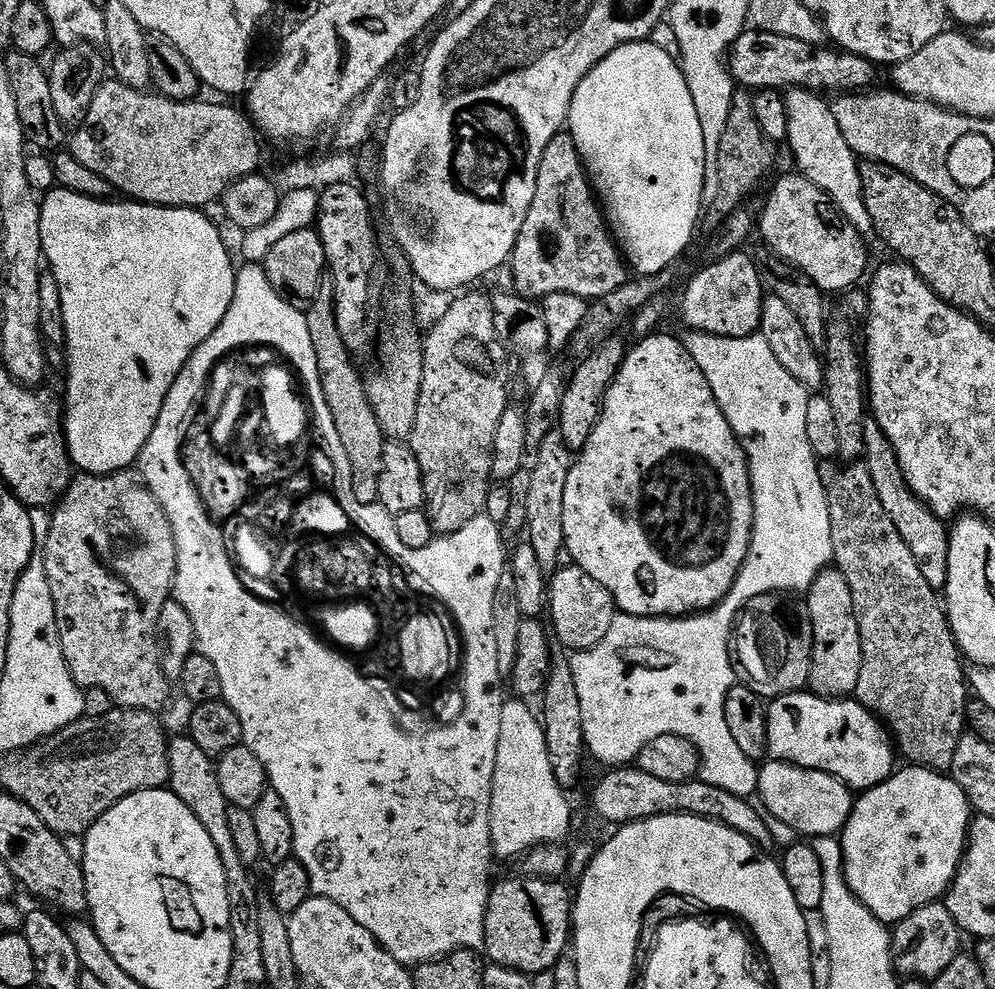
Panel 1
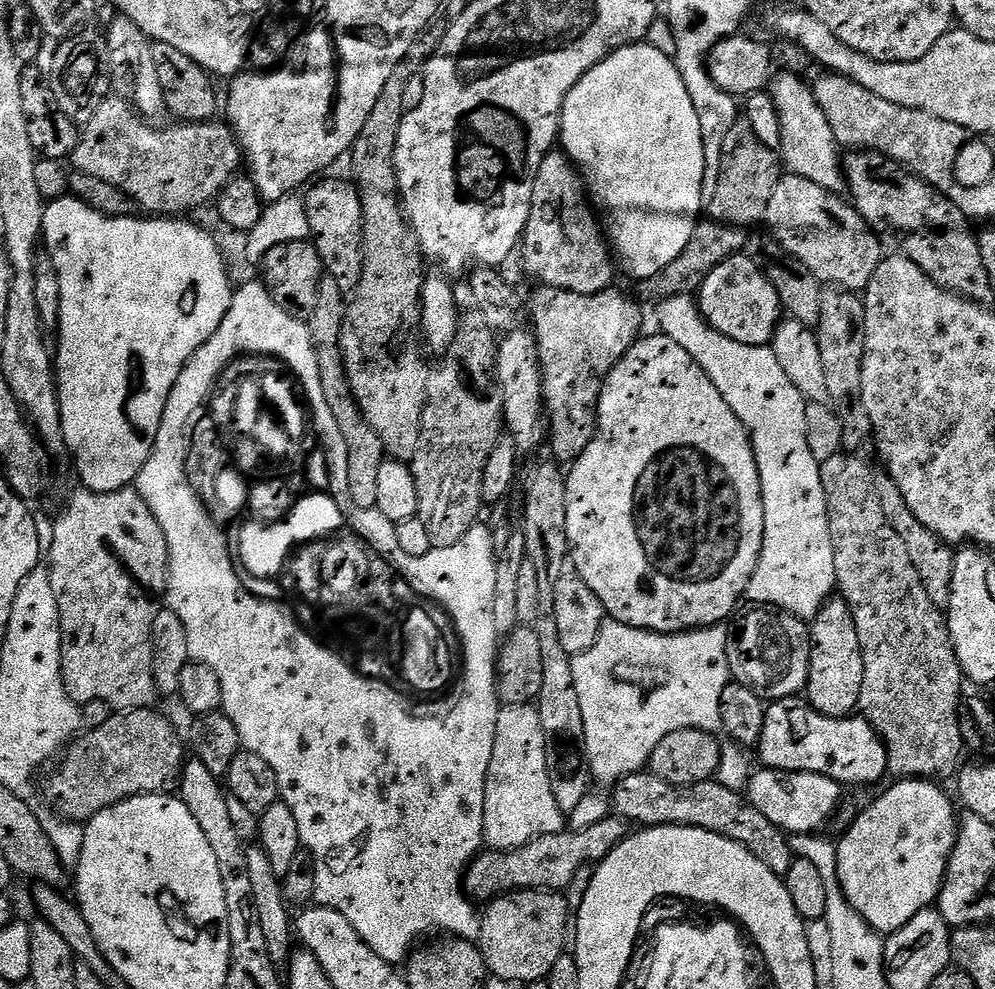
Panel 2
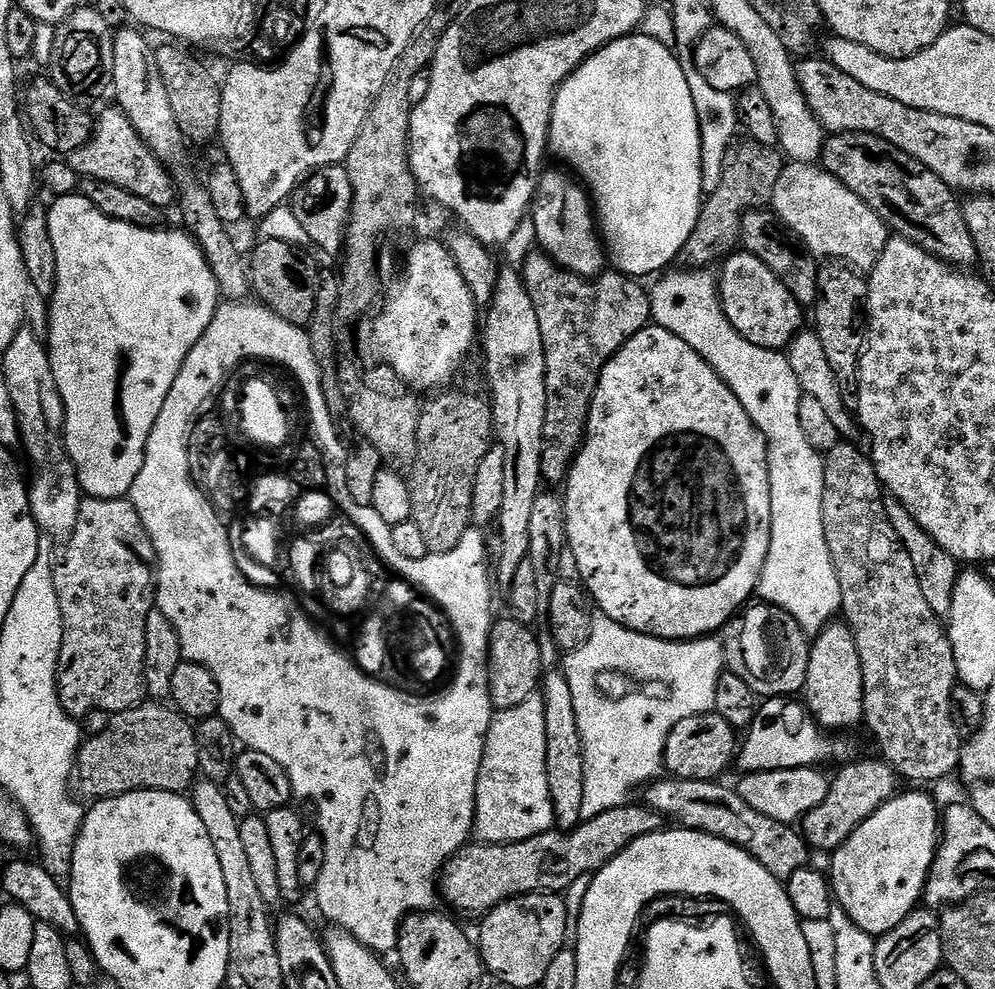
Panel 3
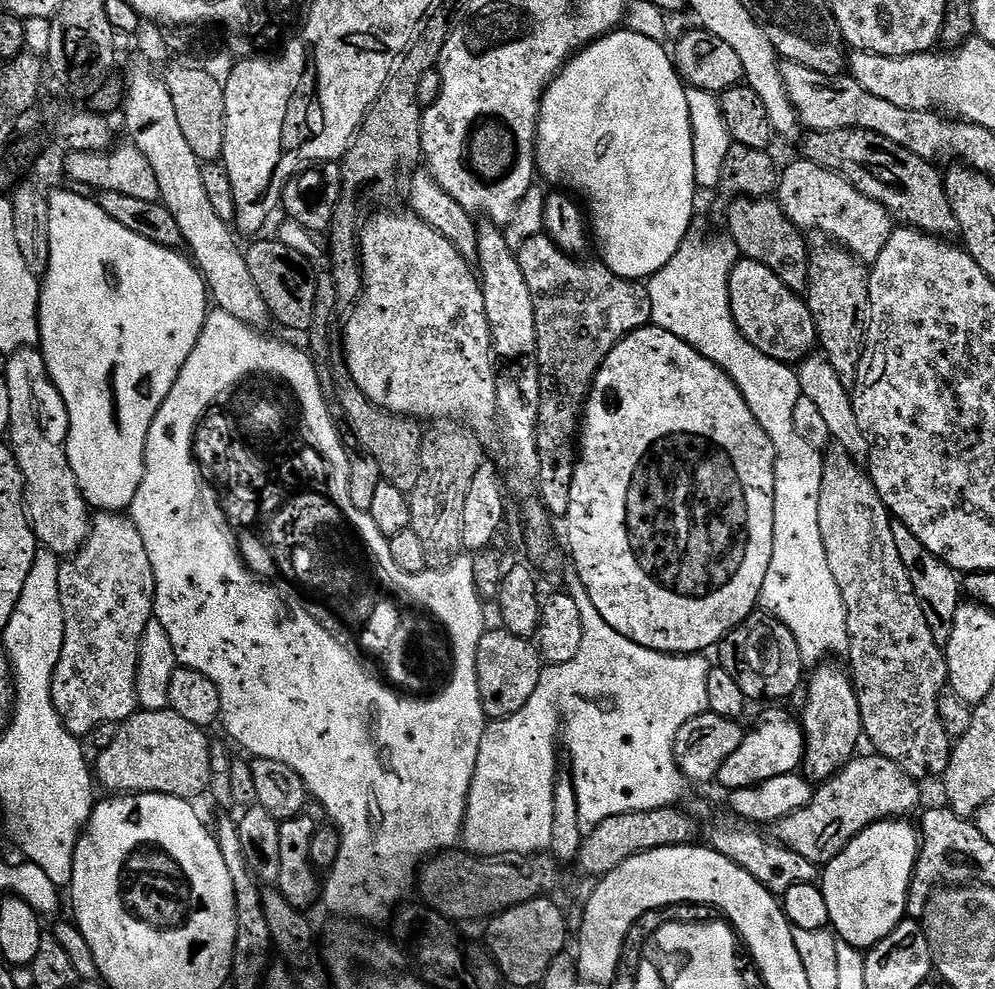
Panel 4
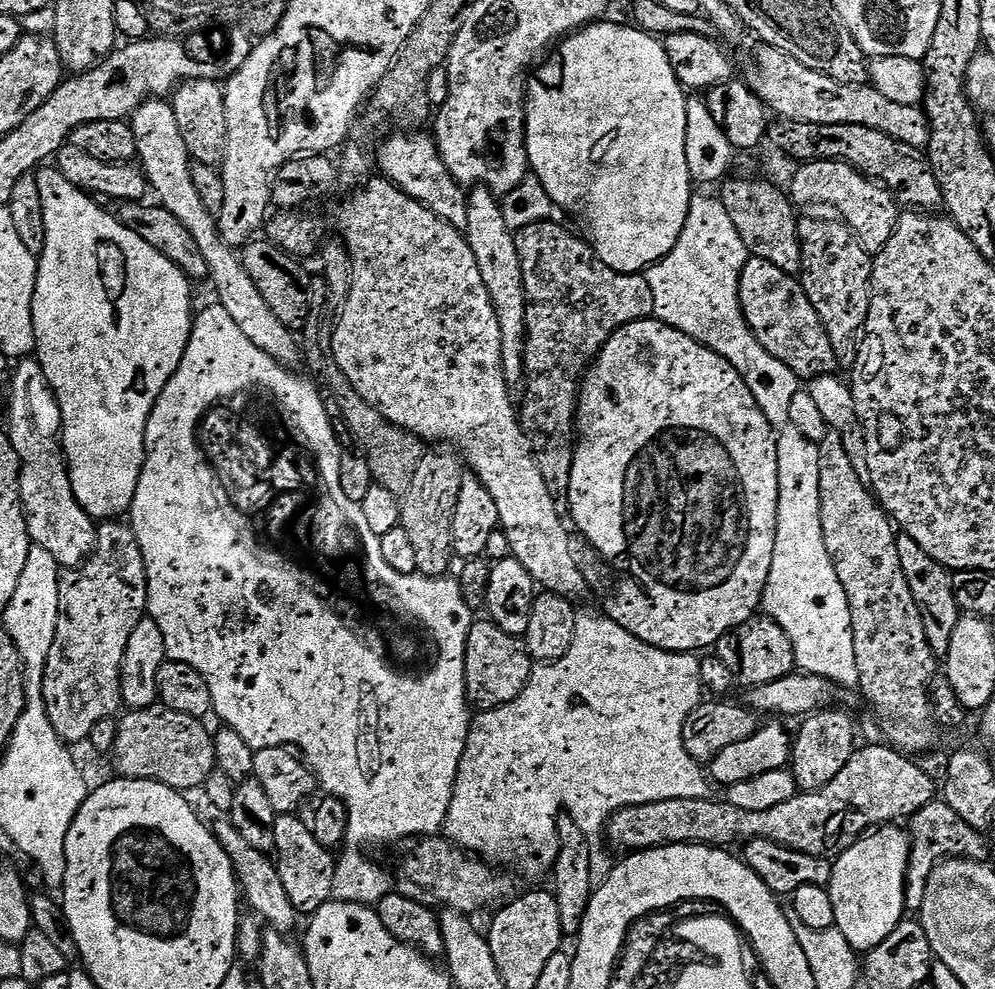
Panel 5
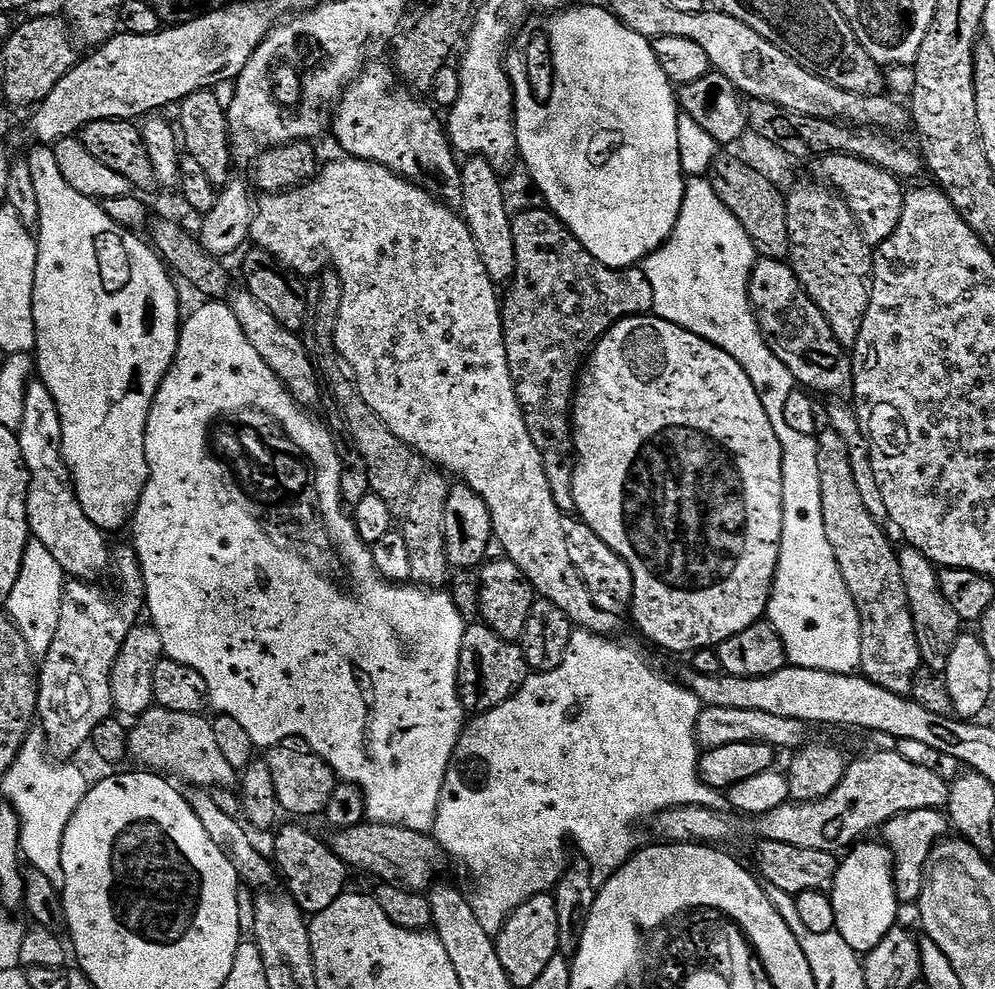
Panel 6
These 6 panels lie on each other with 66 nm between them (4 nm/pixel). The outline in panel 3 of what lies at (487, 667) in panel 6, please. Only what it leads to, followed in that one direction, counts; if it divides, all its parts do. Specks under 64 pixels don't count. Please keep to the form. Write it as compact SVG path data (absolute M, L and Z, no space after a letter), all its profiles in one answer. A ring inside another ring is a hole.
M515 618L497 619L492 625L488 643L488 677L493 709L522 706L526 698L537 695L545 671L540 653L540 638L529 625Z

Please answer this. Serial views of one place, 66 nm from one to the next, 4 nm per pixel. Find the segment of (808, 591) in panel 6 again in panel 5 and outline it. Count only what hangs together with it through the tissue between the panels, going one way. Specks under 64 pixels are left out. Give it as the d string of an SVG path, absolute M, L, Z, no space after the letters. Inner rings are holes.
M693 195L690 210L686 214L686 226L682 226L682 234L678 234L678 242L674 242L674 250L666 254L659 262L646 269L650 282L650 290L654 294L654 316L663 324L674 330L694 338L700 344L714 350L734 370L743 372L746 386L750 386L750 394L758 402L758 406L772 423L776 432L778 446L778 522L776 523L776 541L774 542L774 558L772 573L768 576L768 584L764 587L762 608L765 613L774 614L778 626L786 630L790 642L794 646L796 666L801 673L809 676L821 676L831 680L837 686L843 684L859 685L860 675L854 656L854 630L852 615L846 598L846 590L842 590L842 582L838 582L838 574L834 570L834 562L826 550L826 542L822 538L822 518L820 517L820 471L818 458L820 449L811 440L807 440L790 422L790 402L794 402L794 394L801 391L802 381L795 376L774 354L770 354L754 338L748 320L740 305L740 279L742 270L750 258L746 242L742 242L742 234L734 230L734 222L730 222L730 214L726 214L726 206L715 196Z

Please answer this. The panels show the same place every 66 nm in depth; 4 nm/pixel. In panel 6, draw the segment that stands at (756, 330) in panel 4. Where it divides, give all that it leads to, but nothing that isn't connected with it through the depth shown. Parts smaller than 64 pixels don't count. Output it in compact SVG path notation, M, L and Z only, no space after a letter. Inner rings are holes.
M757 259L748 293L770 350L774 350L776 357L787 366L797 385L813 393L847 393L851 389L852 357L849 349L834 338L834 330L830 322L826 322L826 314L822 314L820 307L809 298L791 263Z

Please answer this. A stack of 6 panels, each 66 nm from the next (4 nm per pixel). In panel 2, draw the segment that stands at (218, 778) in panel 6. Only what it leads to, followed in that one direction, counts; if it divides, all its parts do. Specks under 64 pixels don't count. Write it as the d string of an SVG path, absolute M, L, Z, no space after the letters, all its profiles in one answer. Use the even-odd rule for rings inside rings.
M129 708L117 711L106 722L106 726L87 729L75 737L65 749L60 766L51 774L46 792L49 798L56 802L55 809L65 819L77 822L87 822L102 810L129 800L132 796L142 796L149 792L163 793L177 783L180 771L186 763L186 744L176 733L176 728L163 716L151 708Z

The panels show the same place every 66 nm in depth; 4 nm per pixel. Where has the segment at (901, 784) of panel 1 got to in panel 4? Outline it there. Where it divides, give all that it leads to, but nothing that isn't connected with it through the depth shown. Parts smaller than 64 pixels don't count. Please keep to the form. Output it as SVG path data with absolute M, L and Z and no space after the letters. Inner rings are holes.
M893 818L872 824L823 869L822 887L830 910L831 927L836 927L841 937L844 935L863 950L870 950L882 942L909 915L912 876L920 857L922 836L917 825L915 828L907 822L904 818Z

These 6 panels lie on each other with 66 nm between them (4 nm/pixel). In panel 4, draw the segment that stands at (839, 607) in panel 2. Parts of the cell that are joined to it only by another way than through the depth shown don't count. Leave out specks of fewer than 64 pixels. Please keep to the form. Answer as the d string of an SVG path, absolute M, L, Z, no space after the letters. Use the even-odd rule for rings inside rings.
M821 662L811 669L806 680L806 692L808 688L808 701L804 704L804 716L802 715L802 727L804 729L804 762L803 775L813 782L831 780L840 769L847 766L857 755L860 740L864 736L864 723L862 722L862 710L860 709L860 693L849 669L833 662Z

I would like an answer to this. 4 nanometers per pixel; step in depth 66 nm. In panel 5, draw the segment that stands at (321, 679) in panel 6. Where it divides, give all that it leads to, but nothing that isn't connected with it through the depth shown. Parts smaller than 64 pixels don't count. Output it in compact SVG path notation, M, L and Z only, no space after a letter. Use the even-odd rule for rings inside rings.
M212 302L209 308L204 308L195 313L192 321L192 333L186 346L186 354L182 354L182 362L178 362L178 370L166 382L166 390L158 394L158 402L146 422L146 438L144 439L144 469L138 482L136 497L130 509L130 527L138 538L138 546L142 550L142 558L146 562L146 578L148 579L148 610L147 615L154 622L158 622L158 630L162 630L162 638L166 642L168 659L186 662L186 666L194 666L202 678L210 686L212 695L212 712L220 715L224 719L223 723L227 727L237 731L251 748L259 750L261 748L283 748L291 746L299 750L305 757L306 763L313 772L321 789L324 788L329 797L336 797L344 800L349 812L349 826L347 843L352 844L396 844L399 840L403 842L411 841L413 838L423 838L426 836L437 835L443 829L448 820L448 811L452 802L452 795L458 778L460 763L464 757L464 751L468 746L468 729L471 728L473 717L468 716L470 701L468 699L468 690L466 688L466 644L470 638L470 630L474 623L474 612L466 604L466 598L463 597L459 579L449 578L448 576L399 576L398 590L408 604L416 612L416 616L424 616L430 626L438 630L438 639L440 639L440 664L436 664L436 672L432 676L424 676L423 682L407 682L400 680L398 676L391 676L391 673L376 660L374 650L364 639L351 633L345 617L333 611L324 609L324 604L319 604L317 600L312 600L300 584L286 570L280 569L278 564L270 558L260 554L258 550L252 549L244 533L240 531L236 523L232 507L228 505L228 496L224 496L224 488L220 484L215 484L204 470L204 463L200 456L196 456L196 448L192 444L192 428L196 428L196 416L203 408L208 408L216 396L228 396L228 391L238 392L239 389L249 384L261 386L267 385L288 404L288 412L296 416L296 421L300 423L300 428L308 432L308 440L312 440L312 448L320 455L320 464L322 470L320 476L325 476L330 482L340 479L342 474L342 462L346 459L346 452L340 449L340 440L336 437L336 428L332 425L332 420L328 417L328 408L324 405L324 400L320 397L320 392L308 380L303 380L293 369L284 367L274 358L270 358L264 353L260 353L258 346L242 334L242 329L234 323L234 318L226 314L226 310L218 302Z

